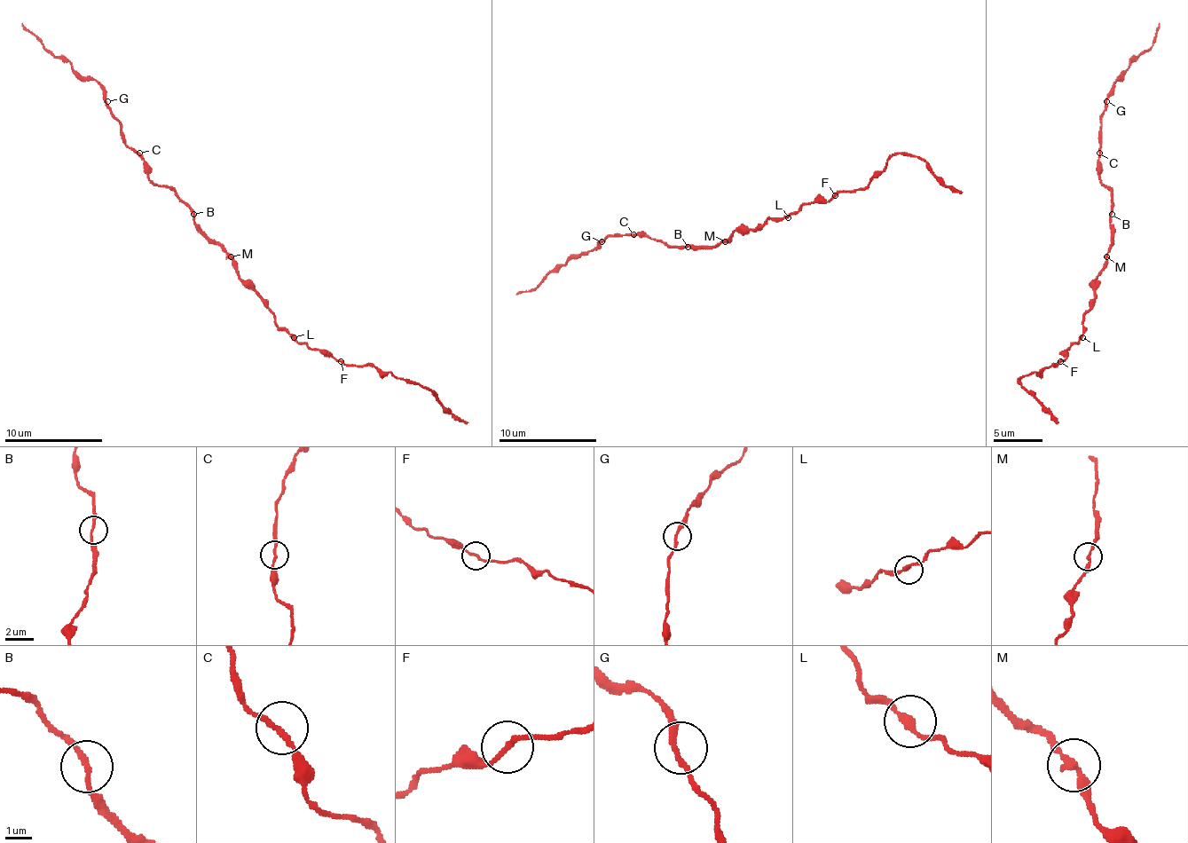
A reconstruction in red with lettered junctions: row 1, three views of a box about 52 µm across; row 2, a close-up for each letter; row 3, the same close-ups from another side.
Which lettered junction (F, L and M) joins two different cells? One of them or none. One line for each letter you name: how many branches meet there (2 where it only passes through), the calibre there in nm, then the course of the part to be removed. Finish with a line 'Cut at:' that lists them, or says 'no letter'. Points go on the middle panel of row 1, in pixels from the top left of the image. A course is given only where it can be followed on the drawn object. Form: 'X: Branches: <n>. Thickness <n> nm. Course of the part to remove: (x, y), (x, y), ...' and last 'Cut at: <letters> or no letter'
Cut at: no letter

